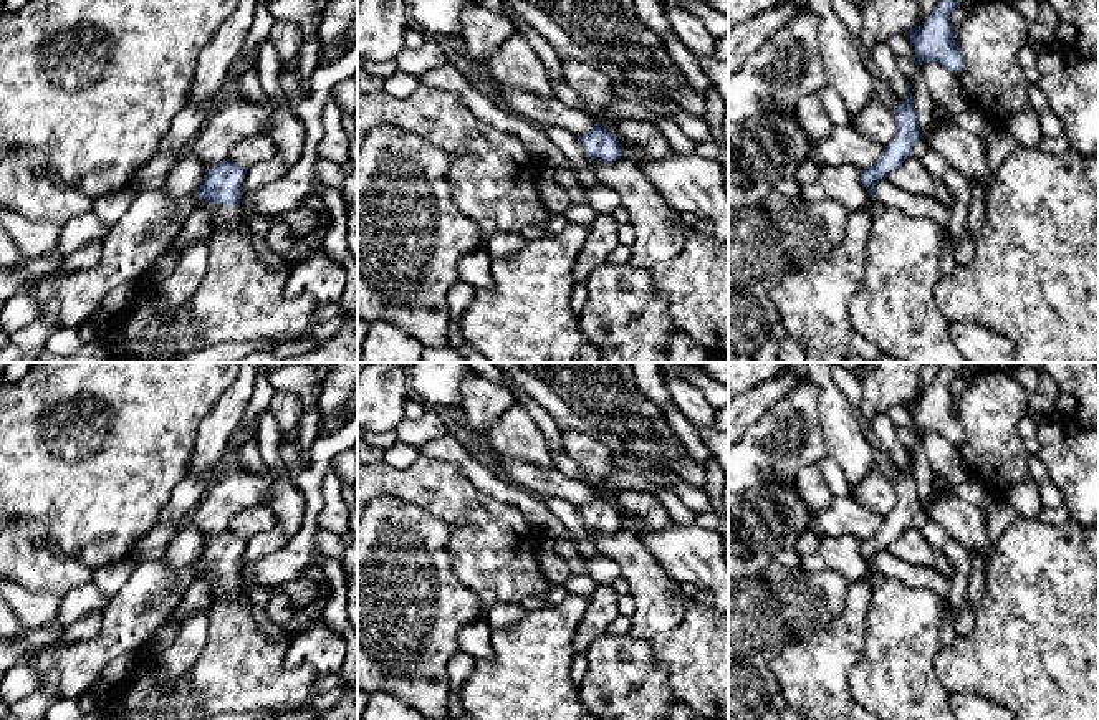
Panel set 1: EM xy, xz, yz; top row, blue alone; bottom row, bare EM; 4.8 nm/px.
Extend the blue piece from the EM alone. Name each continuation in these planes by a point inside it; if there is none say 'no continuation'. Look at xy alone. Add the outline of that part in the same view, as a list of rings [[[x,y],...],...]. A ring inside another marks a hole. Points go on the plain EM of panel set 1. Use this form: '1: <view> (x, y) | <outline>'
1: xy (222, 586) | [[[204,573],[202,579],[212,588],[214,598],[237,599],[247,591],[247,588],[242,586],[240,574],[220,576],[220,574]]]

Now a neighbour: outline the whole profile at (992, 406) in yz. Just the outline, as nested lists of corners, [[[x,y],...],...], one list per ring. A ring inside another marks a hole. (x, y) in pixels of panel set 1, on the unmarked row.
[[[983,367],[960,397],[965,437],[957,444],[965,472],[995,495],[1029,478],[1029,450],[1018,425],[1029,394],[1010,371]]]

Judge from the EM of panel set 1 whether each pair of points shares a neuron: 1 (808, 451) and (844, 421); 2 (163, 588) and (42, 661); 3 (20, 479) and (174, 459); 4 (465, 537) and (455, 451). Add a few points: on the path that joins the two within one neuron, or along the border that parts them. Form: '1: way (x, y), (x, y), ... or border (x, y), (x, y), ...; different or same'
1: border (818, 399), (820, 427), (828, 454); different
2: way (133, 618), (96, 654), (71, 657); same
3: way (58, 465), (78, 465), (91, 459), (136, 459); same
4: border (421, 454), (454, 462), (485, 492); different

